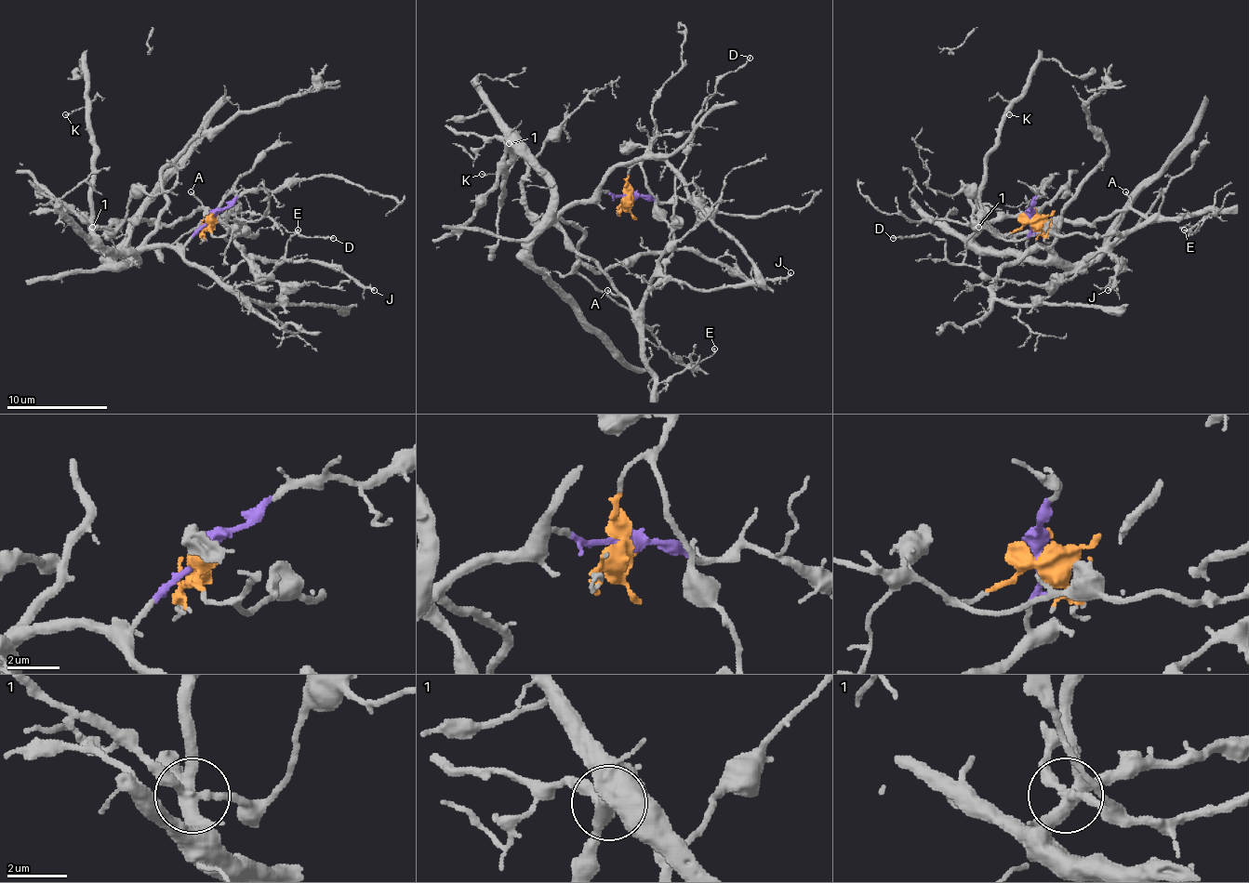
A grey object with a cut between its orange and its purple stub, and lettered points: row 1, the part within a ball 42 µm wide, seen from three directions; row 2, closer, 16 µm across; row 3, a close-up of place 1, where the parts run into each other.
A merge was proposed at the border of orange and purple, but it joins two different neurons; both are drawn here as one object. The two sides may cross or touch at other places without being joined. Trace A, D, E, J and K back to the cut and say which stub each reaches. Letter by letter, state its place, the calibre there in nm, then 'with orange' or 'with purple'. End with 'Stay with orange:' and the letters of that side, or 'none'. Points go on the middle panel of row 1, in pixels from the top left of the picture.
A: (607, 290) | 140 nm | with orange
D: (750, 58) | 130 nm | with orange
E: (714, 349) | 130 nm | with orange
J: (790, 272) | 180 nm | with orange
K: (482, 174) | 110 nm | with purple
Stay with orange: A, D, E, J

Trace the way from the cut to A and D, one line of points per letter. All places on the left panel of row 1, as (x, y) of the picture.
A: (214, 214), (211, 234), (229, 239), (239, 234), (257, 234), (252, 236), (232, 234), (191, 191)
D: (214, 214), (211, 234), (257, 234), (236, 236), (257, 287), (295, 234), (333, 239)

